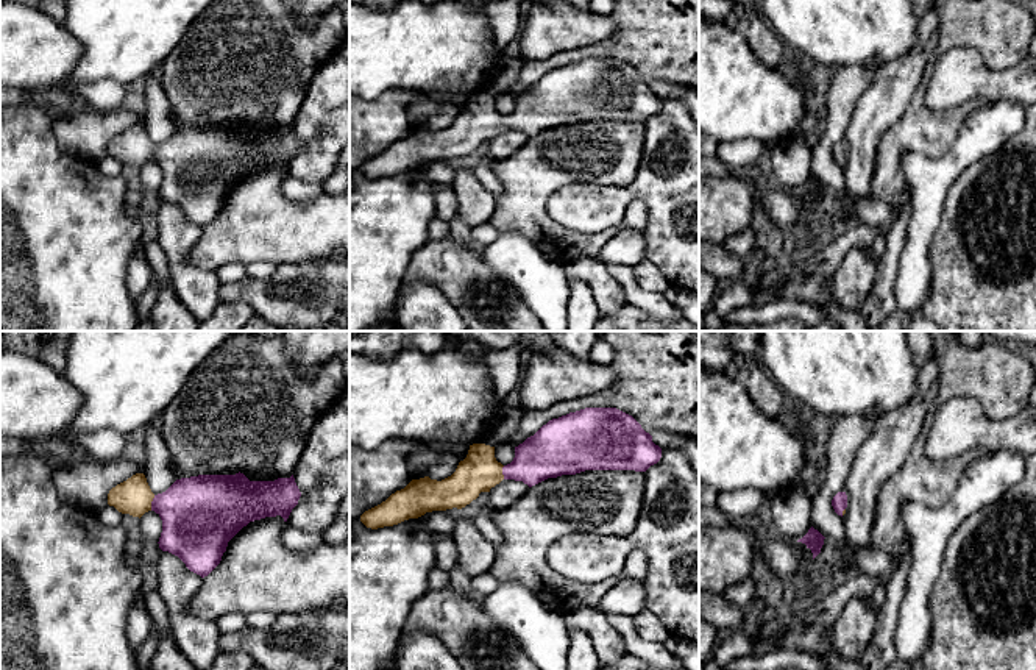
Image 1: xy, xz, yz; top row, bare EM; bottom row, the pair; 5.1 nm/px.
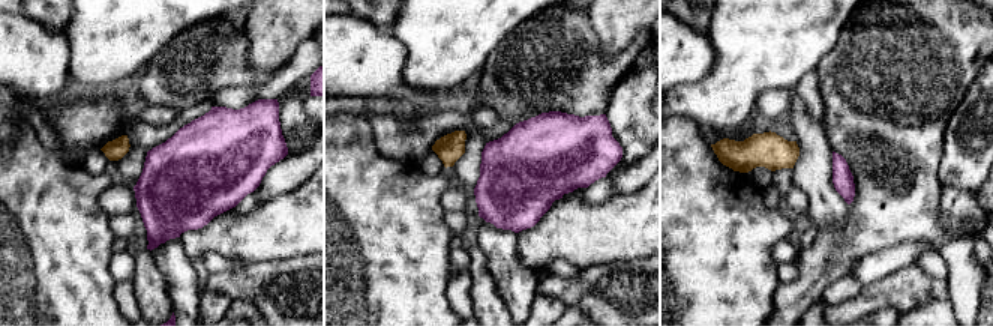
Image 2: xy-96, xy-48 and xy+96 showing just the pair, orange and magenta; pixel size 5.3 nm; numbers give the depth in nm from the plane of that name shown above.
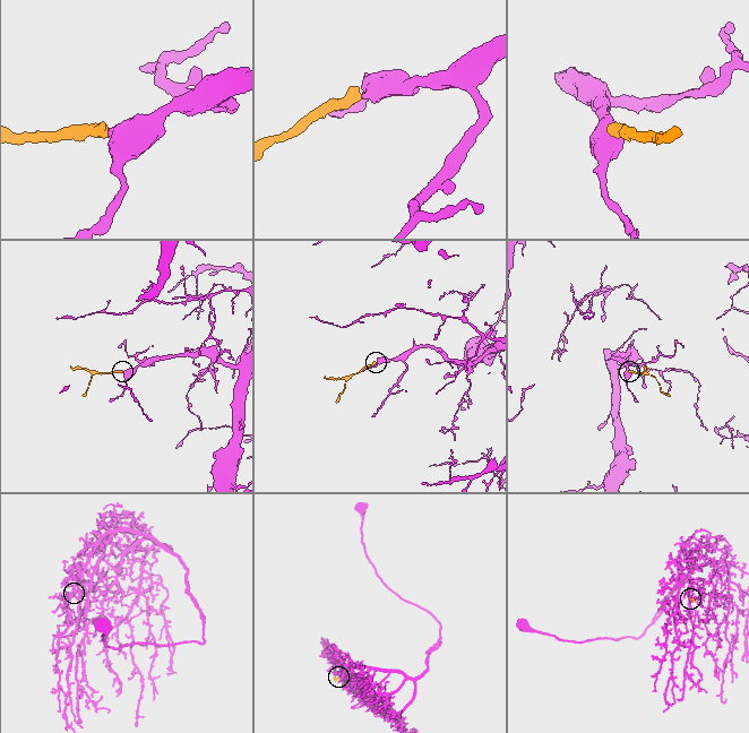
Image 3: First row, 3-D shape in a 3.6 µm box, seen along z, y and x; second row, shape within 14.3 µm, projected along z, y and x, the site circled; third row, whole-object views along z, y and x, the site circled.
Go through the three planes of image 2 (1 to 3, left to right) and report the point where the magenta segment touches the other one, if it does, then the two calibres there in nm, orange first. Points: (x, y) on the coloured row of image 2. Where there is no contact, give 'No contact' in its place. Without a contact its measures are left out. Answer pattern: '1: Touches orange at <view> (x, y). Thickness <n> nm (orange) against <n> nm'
1: No contact
2: No contact
3: No contact

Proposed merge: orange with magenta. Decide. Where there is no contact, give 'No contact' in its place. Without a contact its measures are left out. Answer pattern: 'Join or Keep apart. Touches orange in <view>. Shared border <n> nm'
Join. Touches orange in xy. Shared border 80 nm

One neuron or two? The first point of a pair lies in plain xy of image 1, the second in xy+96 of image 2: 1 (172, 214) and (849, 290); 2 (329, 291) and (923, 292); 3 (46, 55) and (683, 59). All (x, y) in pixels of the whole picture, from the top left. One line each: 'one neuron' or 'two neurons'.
1: one neuron
2: one neuron
3: one neuron

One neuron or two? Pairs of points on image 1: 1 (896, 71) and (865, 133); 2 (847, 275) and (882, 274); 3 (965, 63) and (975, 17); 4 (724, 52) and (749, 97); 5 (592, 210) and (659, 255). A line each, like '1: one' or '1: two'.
1: one
2: two
3: two
4: one
5: one

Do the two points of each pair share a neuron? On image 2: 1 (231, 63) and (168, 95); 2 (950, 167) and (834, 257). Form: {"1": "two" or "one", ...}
{"1": "one", "2": "two"}

